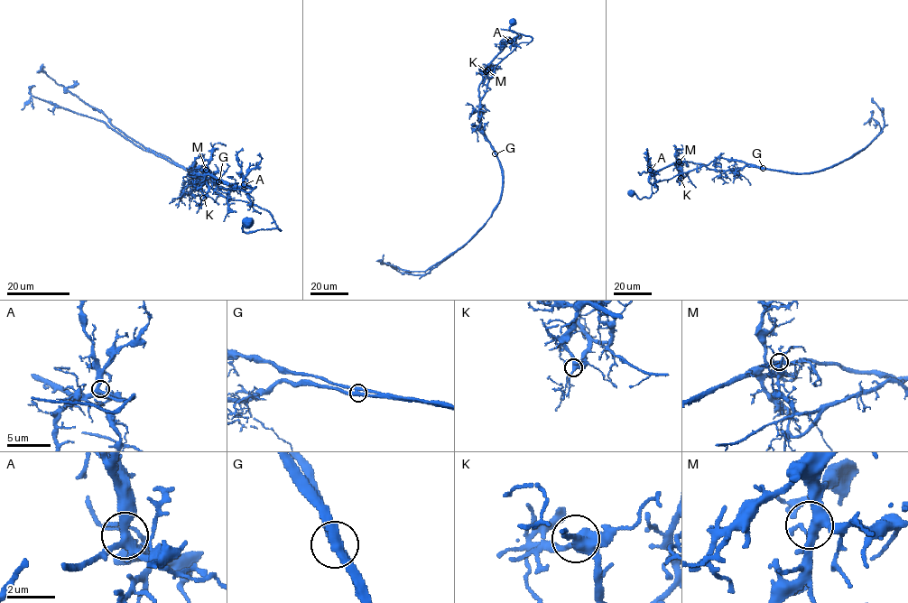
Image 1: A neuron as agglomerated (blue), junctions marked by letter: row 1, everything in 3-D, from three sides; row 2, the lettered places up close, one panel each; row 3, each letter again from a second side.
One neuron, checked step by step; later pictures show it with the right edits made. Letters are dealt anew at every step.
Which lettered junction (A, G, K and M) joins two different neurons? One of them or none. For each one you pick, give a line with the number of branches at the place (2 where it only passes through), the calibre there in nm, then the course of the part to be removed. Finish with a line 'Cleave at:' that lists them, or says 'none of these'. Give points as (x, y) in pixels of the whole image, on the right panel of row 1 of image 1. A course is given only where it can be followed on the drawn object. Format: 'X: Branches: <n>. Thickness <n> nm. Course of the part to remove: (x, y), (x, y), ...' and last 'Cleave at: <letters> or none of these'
G: Branches: 4. Thickness 360 nm. Course of the part to remove: (763, 169), (801, 173), (818, 171), (864, 149), (884, 125), (883, 112), (873, 97)
Cleave at: G

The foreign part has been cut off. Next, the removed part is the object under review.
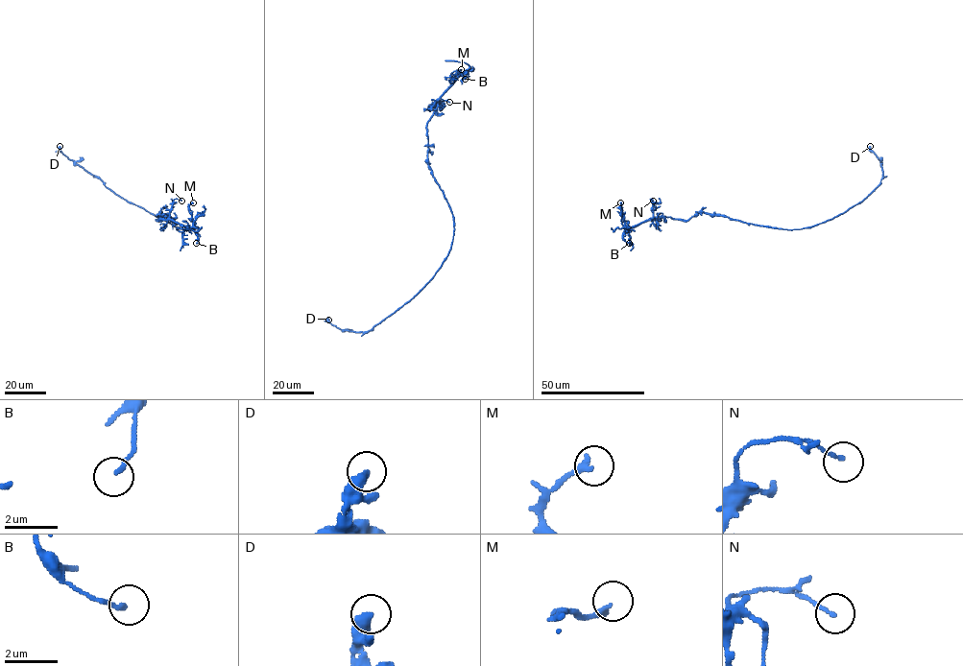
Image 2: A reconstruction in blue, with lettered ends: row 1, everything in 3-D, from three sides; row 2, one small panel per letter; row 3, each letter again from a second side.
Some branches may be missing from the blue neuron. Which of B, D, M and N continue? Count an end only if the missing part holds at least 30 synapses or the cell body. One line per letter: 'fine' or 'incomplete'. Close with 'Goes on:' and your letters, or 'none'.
B: fine
D: fine
M: fine
N: fine
Goes on: none

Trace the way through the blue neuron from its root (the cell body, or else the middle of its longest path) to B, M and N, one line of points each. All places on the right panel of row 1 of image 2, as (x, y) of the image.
B: (774, 227), (698, 212), (687, 220), (651, 218), (628, 227), (622, 239), (629, 243)
M: (774, 227), (704, 212), (698, 212), (687, 220), (651, 218), (627, 227), (620, 202)
N: (774, 227), (704, 212), (698, 212), (687, 220), (654, 217), (651, 199), (653, 201)

